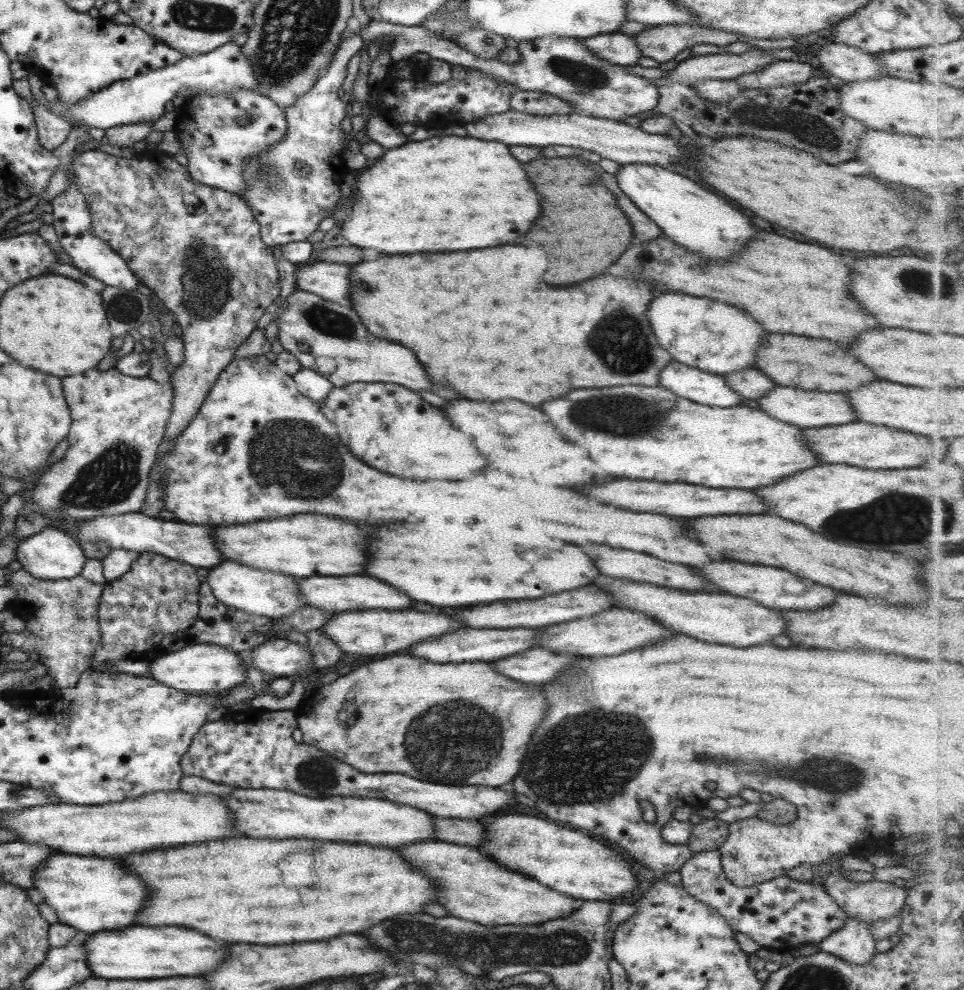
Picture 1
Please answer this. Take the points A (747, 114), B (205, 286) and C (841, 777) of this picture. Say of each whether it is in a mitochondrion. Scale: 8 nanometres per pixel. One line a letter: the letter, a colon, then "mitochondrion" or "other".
A: mitochondrion
B: mitochondrion
C: mitochondrion

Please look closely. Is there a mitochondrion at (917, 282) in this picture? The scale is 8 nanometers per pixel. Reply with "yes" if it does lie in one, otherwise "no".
yes

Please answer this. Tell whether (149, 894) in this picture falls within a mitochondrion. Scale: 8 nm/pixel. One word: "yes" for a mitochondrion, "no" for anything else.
no

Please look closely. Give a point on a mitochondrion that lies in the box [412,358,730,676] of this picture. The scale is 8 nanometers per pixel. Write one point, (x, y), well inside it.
(625, 416)

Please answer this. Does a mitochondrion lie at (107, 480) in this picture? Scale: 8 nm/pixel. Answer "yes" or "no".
yes

